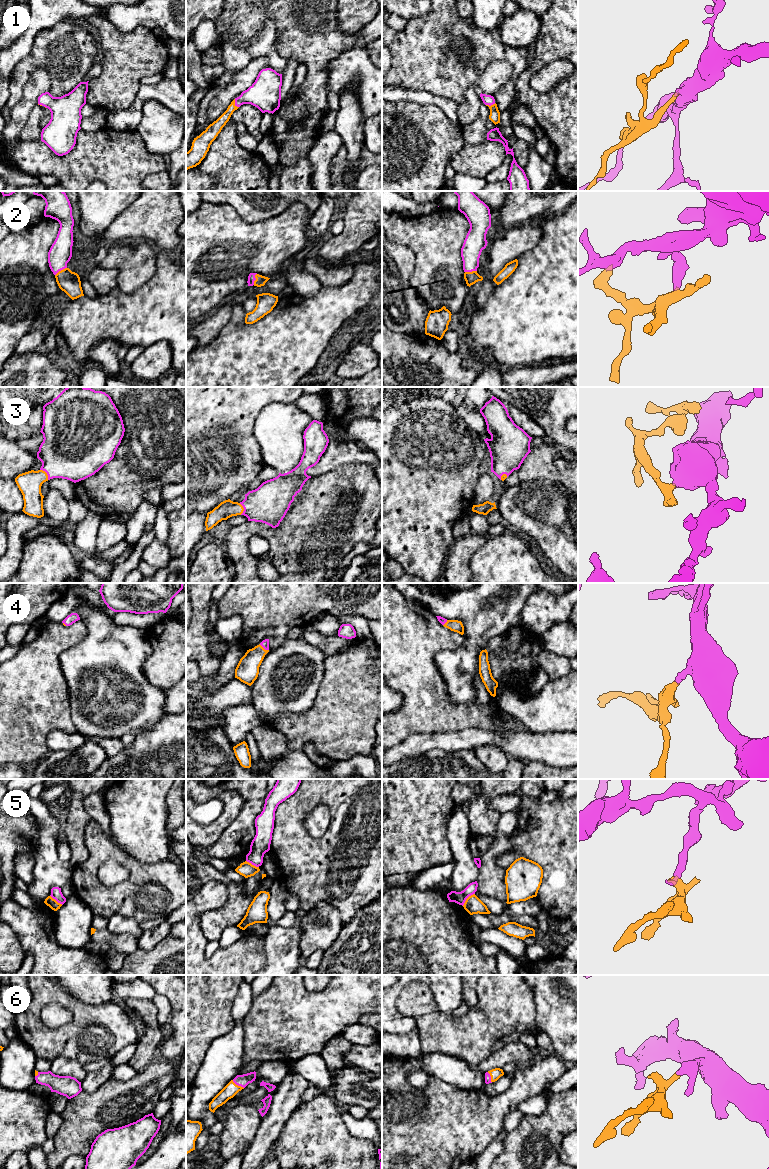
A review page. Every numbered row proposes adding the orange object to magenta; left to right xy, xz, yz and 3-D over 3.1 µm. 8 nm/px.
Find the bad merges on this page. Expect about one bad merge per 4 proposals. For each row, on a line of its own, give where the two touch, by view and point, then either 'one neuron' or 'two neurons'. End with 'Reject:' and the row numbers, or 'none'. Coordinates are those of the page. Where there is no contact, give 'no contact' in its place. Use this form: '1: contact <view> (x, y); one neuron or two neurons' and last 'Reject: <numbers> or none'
1: contact xz (235, 103); one neuron
2: contact xy (60, 270); one neuron
3: contact xy (46, 472); one neuron
4: contact xz (264, 648); one neuron
5: contact yz (467, 897); two neurons
6: contact xz (238, 1085); one neuron
Reject: 5

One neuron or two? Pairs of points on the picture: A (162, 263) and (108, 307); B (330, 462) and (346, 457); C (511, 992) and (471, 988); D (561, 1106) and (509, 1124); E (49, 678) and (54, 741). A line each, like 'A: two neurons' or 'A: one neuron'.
A: one neuron
B: one neuron
C: two neurons
D: two neurons
E: two neurons

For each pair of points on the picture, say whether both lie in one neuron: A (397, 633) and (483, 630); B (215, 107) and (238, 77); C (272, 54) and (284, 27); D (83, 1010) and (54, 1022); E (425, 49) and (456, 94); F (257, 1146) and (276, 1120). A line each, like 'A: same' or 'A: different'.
A: different
B: same
C: different
D: different
E: same
F: same

